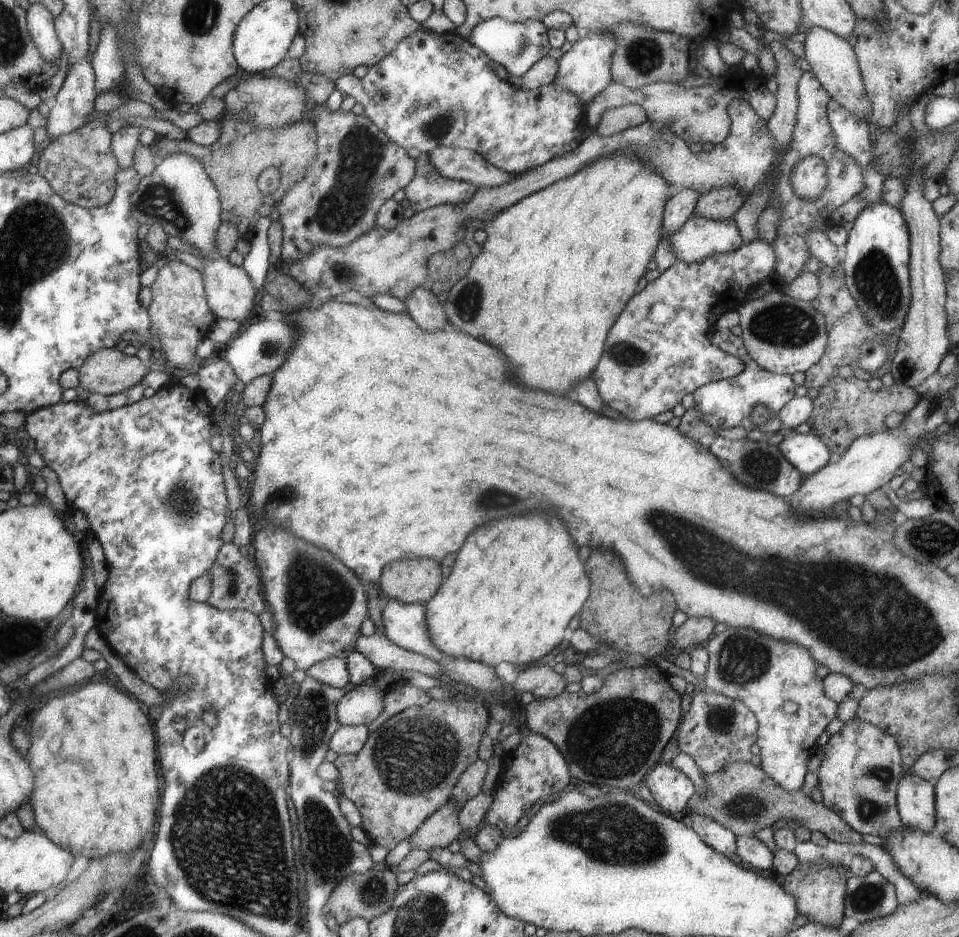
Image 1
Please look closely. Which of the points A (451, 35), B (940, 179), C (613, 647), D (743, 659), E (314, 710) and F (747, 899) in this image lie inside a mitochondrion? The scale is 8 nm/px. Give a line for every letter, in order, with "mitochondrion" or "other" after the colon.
A: other
B: other
C: other
D: mitochondrion
E: mitochondrion
F: other

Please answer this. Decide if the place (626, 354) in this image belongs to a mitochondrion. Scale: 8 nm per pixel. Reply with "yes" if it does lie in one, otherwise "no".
yes

